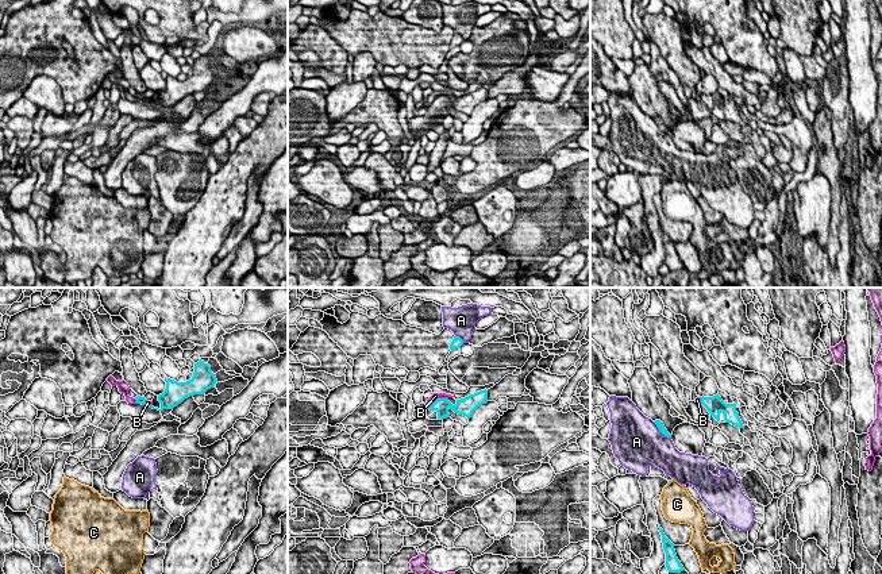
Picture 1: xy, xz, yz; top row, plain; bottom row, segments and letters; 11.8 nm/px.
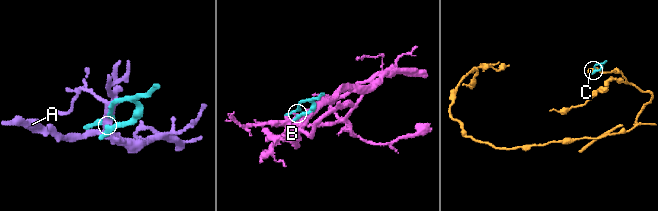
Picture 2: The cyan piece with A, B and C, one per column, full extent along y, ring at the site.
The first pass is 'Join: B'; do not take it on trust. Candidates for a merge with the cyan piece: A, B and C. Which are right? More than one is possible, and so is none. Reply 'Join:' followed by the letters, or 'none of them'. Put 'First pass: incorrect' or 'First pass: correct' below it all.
Join: none of them
First pass: incorrect

